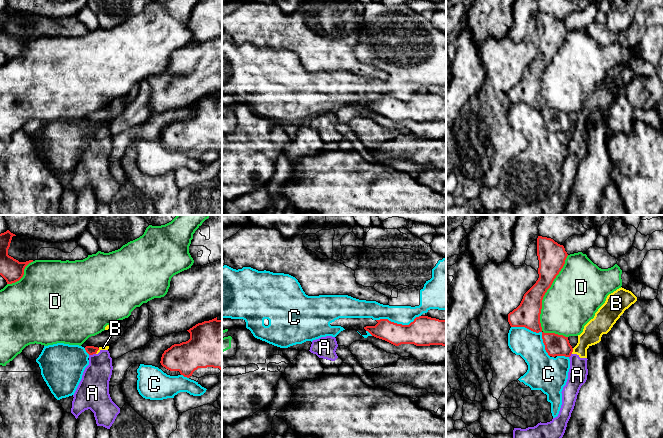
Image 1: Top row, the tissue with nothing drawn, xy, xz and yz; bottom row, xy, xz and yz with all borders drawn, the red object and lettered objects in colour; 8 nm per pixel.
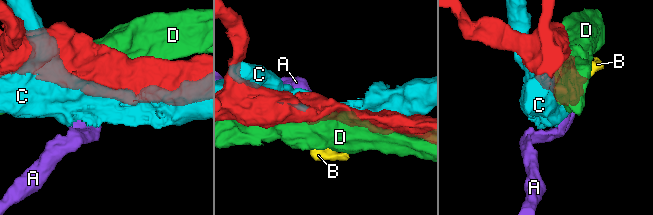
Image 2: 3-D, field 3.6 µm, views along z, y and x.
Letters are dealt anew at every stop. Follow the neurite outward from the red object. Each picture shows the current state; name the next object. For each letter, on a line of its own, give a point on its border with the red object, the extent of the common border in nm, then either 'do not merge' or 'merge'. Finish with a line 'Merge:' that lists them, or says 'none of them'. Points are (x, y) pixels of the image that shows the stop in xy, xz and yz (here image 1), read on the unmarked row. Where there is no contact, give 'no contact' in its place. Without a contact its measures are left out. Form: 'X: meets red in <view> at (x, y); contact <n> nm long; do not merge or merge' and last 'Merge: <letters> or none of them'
A: meets red in xy at (92, 130); contact 60 nm long; do not merge
B: meets red in yz at (572, 127); contact 50 nm long; do not merge
C: meets red in yz at (538, 108); contact 400 nm long; do not merge
D: meets red in yz at (541, 80); contact 650 nm long; do not merge
Merge: none of them

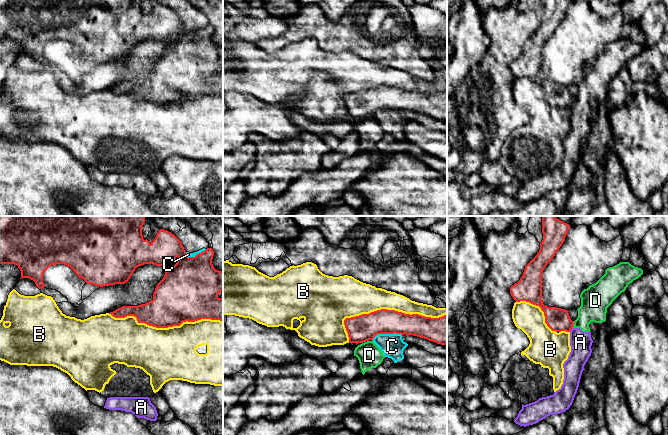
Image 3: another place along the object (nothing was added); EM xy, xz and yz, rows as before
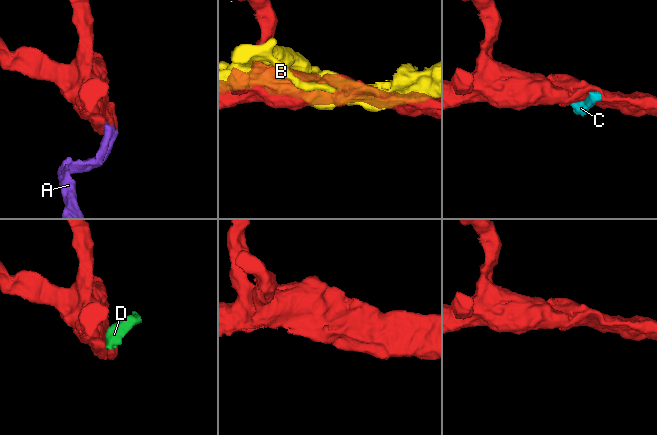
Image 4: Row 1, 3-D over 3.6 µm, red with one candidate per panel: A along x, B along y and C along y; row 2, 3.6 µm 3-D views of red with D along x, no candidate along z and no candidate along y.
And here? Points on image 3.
A: meets red in yz at (571, 104); contact 50 nm long; do not merge
B: meets red in xz at (393, 86); contact 850 nm long; do not merge
C: meets red in xz at (386, 109); contact 240 nm long; do not merge
D: meets red in yz at (573, 100); contact 60 nm long; do not merge
Merge: none of them

